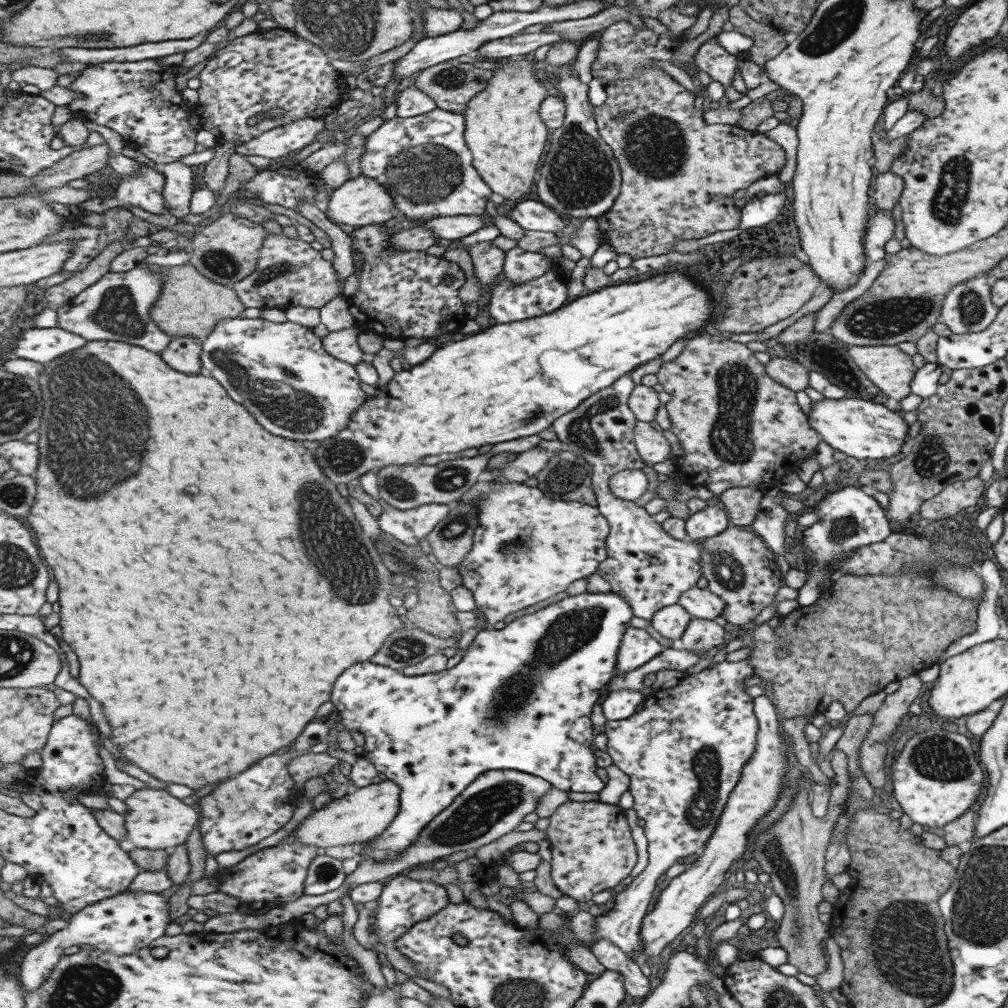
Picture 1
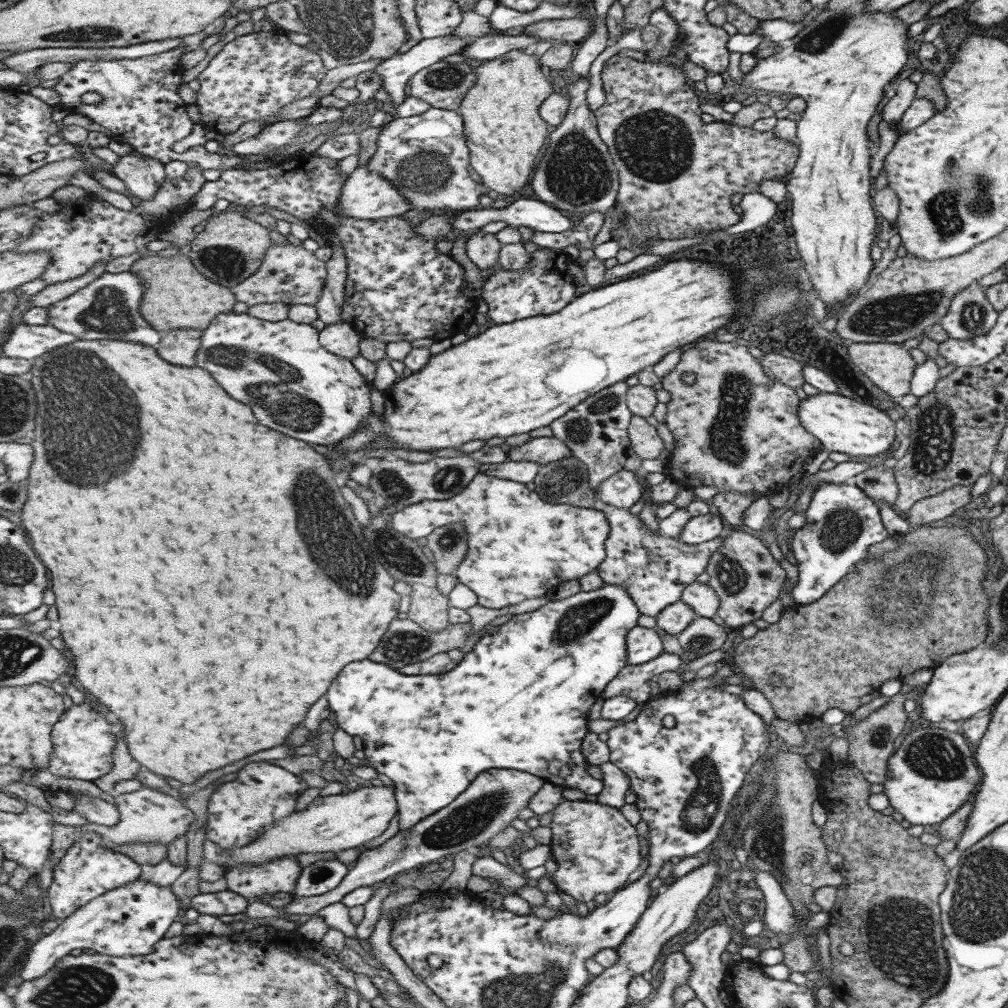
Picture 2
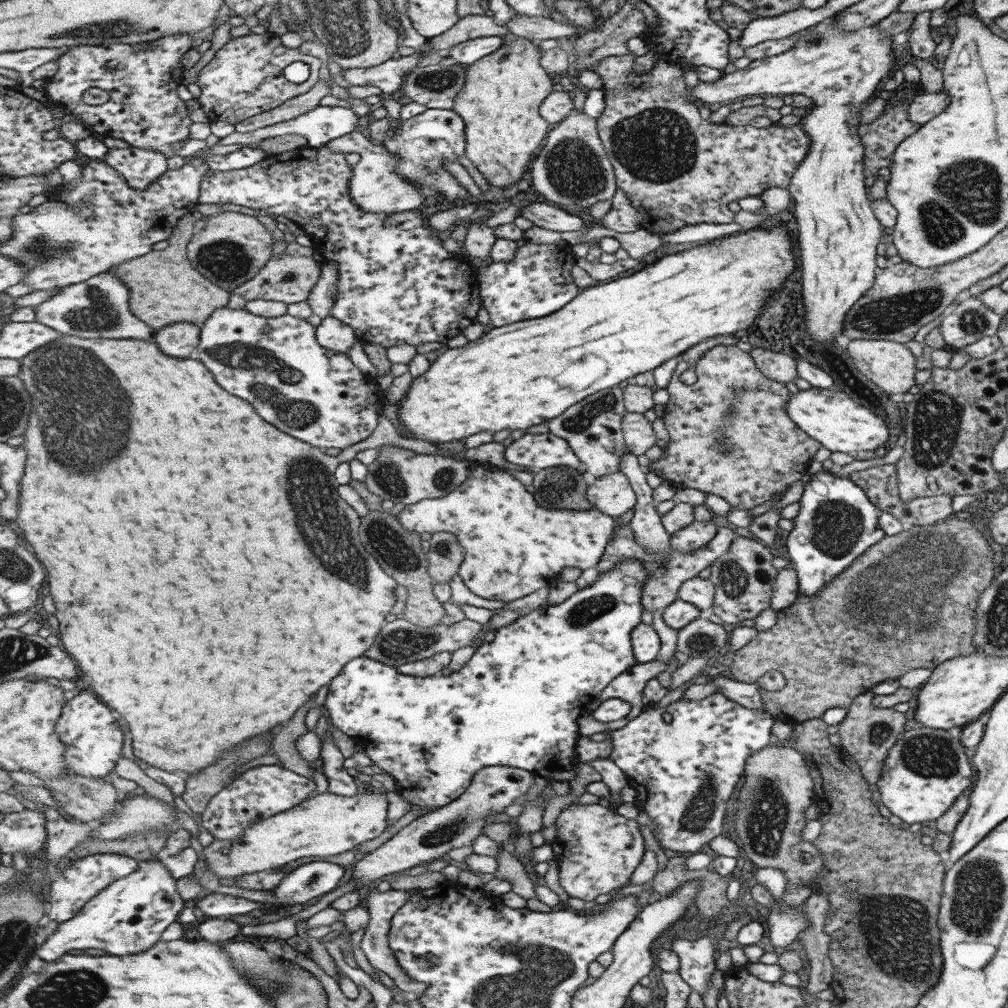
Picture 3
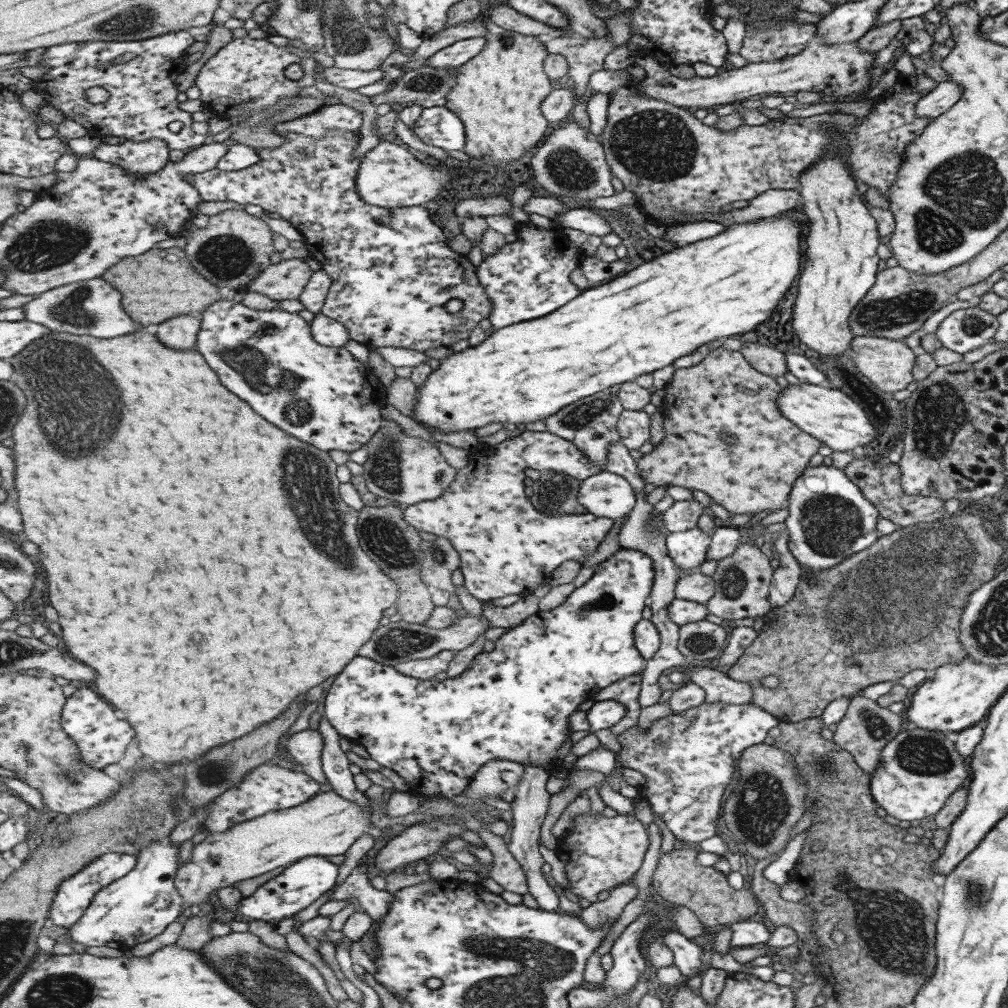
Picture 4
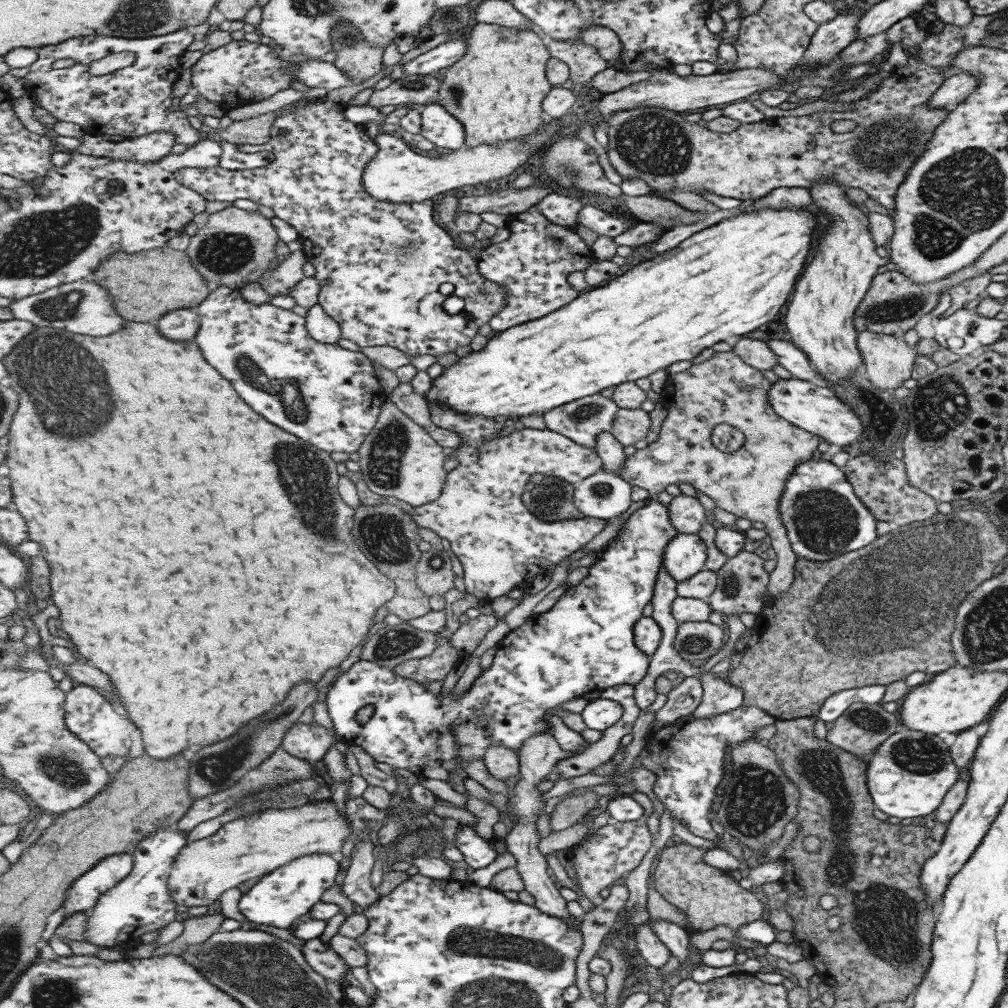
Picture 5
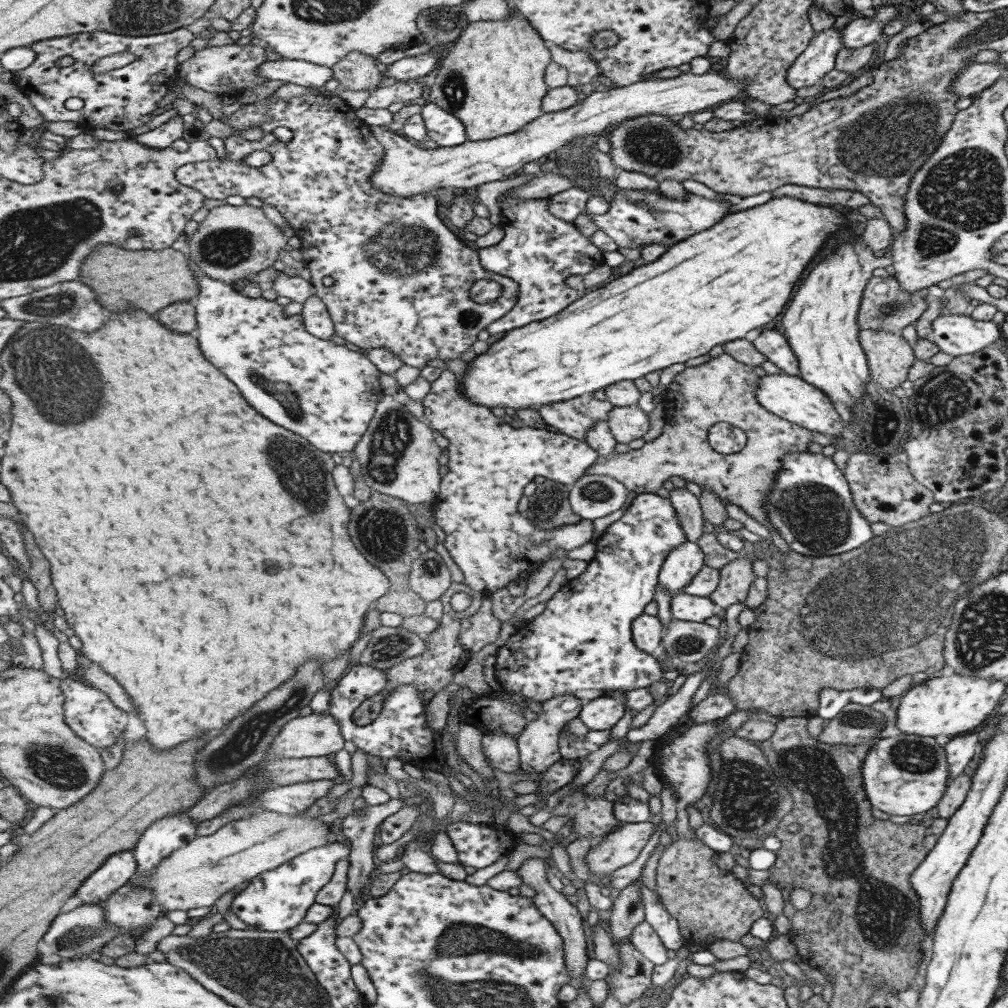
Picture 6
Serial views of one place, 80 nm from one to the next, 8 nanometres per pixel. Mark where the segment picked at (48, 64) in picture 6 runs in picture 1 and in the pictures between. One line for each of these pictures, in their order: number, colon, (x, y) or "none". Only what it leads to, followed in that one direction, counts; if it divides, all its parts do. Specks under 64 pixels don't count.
1: (139, 100)
2: (140, 106)
3: (144, 110)
4: (142, 105)
5: (130, 102)

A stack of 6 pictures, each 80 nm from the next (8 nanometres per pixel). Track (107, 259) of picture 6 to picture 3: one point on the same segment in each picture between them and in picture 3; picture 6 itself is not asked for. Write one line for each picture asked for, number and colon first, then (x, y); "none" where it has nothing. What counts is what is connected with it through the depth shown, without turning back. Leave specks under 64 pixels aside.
3: (166, 288)
4: (157, 286)
5: (144, 286)

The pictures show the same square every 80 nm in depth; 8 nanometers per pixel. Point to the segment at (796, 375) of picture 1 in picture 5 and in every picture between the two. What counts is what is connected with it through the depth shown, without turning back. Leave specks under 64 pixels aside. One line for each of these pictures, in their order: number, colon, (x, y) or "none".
2: (779, 368)
3: (776, 366)
4: (767, 360)
5: (753, 352)

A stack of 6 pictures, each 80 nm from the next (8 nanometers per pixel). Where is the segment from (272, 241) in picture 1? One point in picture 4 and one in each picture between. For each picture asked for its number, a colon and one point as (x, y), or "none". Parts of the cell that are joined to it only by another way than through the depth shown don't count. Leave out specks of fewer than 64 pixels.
2: (289, 274)
3: (289, 279)
4: (285, 280)

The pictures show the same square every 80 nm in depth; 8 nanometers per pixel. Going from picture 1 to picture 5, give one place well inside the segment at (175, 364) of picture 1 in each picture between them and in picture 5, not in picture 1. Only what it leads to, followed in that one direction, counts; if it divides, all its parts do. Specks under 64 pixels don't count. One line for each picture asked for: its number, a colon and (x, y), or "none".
2: (180, 347)
3: (181, 340)
4: (181, 333)
5: (183, 324)

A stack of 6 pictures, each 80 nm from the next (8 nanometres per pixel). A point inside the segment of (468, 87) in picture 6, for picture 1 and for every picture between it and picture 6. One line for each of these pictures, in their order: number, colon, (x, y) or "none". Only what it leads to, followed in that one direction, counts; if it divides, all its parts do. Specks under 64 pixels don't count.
1: (505, 132)
2: (505, 131)
3: (501, 105)
4: (499, 94)
5: (497, 90)

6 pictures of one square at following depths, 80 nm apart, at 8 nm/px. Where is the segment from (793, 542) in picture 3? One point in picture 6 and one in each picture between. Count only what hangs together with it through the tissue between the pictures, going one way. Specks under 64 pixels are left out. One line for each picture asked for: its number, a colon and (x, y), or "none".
4: (828, 519)
5: (822, 517)
6: (810, 505)

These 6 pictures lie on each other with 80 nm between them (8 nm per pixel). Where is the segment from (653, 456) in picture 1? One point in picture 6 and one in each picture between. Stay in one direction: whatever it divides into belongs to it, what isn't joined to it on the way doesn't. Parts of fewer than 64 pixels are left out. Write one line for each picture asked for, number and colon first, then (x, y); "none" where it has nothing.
2: (646, 443)
3: (636, 430)
4: (633, 426)
5: (630, 425)
6: (627, 423)

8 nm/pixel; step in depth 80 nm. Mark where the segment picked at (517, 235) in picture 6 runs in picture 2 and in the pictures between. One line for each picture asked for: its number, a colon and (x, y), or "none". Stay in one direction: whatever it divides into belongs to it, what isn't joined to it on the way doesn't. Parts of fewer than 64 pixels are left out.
2: (546, 288)
3: (538, 282)
4: (528, 279)
5: (534, 263)

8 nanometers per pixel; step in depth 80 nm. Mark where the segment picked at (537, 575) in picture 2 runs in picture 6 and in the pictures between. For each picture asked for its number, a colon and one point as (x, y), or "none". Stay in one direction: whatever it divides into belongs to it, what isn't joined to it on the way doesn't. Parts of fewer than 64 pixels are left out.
3: (513, 546)
4: (508, 547)
5: (502, 546)
6: (490, 462)

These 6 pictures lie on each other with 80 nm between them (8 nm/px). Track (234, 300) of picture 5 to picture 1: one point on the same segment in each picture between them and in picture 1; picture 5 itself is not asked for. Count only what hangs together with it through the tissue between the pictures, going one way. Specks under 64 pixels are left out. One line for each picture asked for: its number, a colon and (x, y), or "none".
1: (282, 372)
2: (296, 386)
3: (316, 394)
4: (322, 394)

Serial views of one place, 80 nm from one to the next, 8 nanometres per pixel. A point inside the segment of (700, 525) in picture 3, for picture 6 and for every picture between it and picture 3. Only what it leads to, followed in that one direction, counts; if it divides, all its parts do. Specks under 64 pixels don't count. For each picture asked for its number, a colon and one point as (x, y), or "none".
4: (687, 549)
5: (685, 555)
6: (683, 562)

